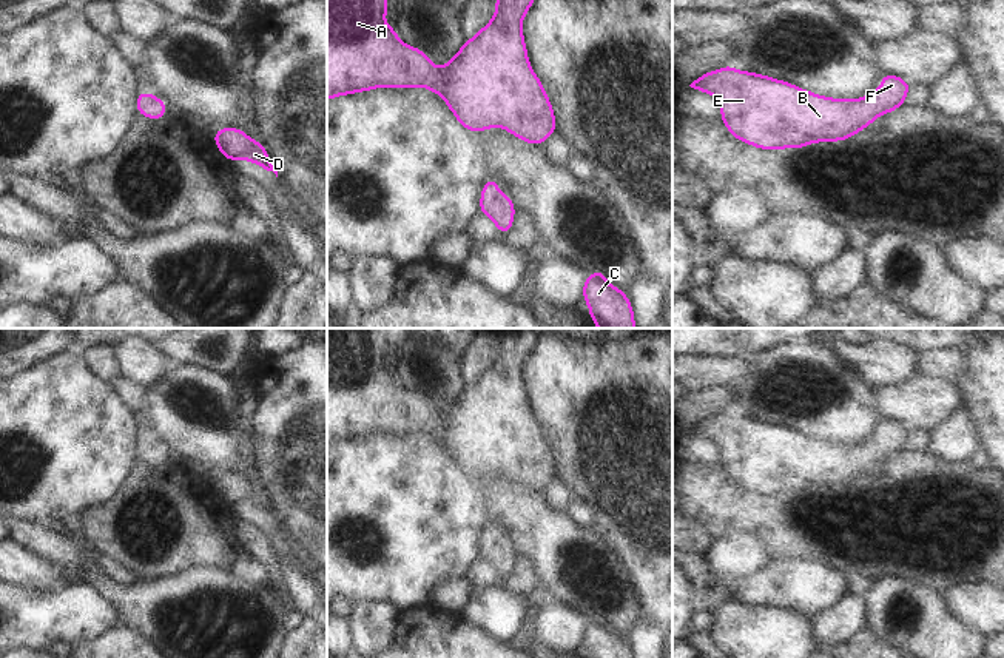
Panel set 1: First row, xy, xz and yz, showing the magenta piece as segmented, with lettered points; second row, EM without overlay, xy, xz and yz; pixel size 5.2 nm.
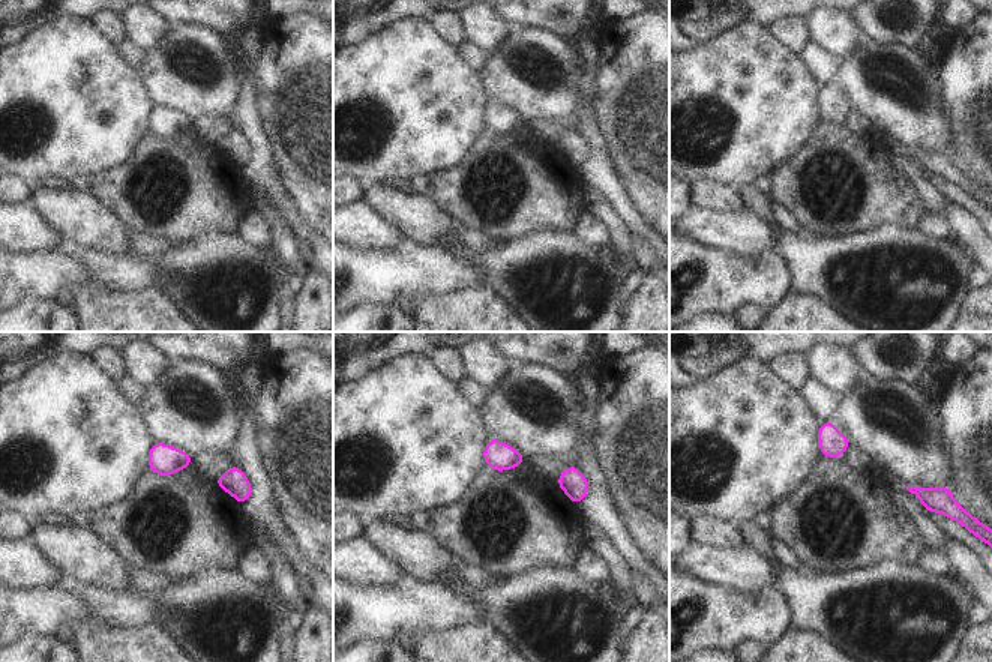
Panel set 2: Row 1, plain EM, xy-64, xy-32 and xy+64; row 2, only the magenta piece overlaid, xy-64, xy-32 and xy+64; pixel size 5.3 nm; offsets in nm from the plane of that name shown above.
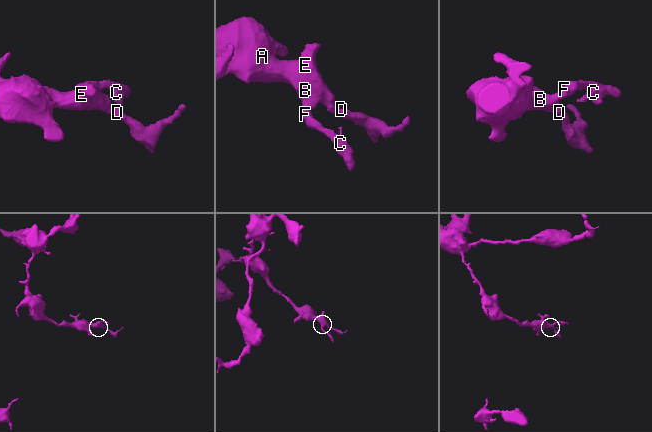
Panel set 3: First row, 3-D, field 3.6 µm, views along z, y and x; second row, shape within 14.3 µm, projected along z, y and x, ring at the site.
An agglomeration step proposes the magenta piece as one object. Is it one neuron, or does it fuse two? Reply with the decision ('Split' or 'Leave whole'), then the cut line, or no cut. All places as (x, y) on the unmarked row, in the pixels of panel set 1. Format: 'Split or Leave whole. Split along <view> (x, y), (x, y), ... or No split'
Leave whole. No split

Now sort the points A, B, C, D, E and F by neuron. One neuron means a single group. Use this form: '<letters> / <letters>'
A B C D E F

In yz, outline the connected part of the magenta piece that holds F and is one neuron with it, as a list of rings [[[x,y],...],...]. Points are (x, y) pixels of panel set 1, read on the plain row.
[[[731,410],[696,424],[691,433],[713,439],[722,453],[720,465],[740,484],[756,493],[804,493],[813,487],[845,485],[884,461],[904,450],[911,430],[893,419],[884,419],[878,436],[853,447],[827,444],[791,428],[762,419],[743,418]]]

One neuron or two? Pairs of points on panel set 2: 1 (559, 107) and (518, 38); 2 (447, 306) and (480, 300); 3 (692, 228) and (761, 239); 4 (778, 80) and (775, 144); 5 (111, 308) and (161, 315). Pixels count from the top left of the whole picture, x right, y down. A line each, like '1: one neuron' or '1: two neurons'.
1: one neuron
2: one neuron
3: one neuron
4: one neuron
5: one neuron

